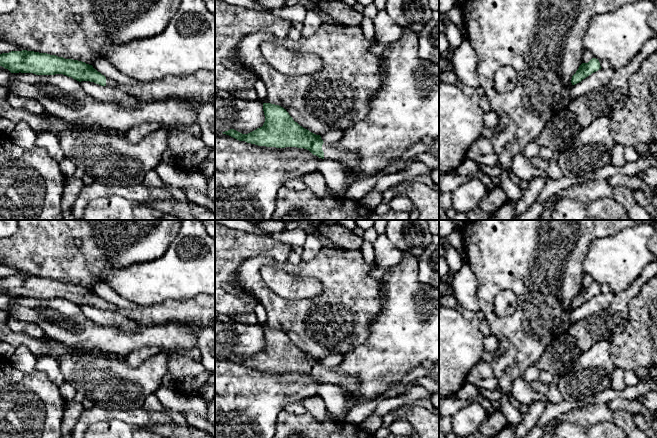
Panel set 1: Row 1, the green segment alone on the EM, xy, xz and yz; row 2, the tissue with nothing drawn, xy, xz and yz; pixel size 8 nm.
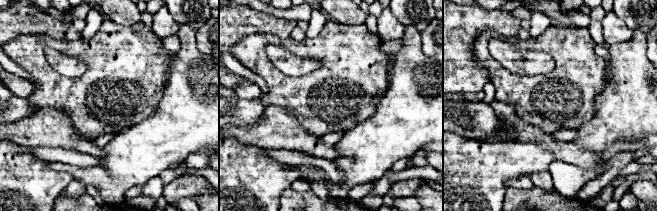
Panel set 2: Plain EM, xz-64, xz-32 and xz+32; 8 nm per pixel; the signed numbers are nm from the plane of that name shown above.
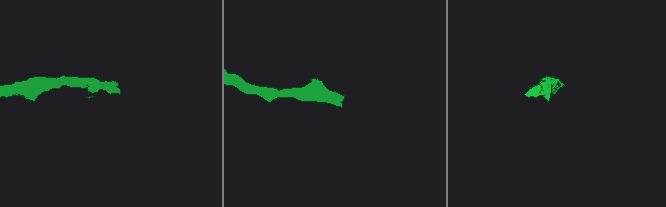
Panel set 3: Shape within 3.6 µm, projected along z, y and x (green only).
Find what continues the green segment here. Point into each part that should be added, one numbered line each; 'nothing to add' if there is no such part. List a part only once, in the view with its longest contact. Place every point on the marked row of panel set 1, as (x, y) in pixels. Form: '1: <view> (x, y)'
1: xz (333, 151)

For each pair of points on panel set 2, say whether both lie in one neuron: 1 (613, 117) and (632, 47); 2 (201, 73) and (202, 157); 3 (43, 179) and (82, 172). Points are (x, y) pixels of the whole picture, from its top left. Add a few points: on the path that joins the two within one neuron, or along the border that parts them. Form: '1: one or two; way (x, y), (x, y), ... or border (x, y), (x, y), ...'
1: one; way (630, 100), (631, 64)
2: two; border (204, 149), (191, 153), (183, 161)
3: two; border (50, 165), (57, 171), (69, 172), (74, 178)

